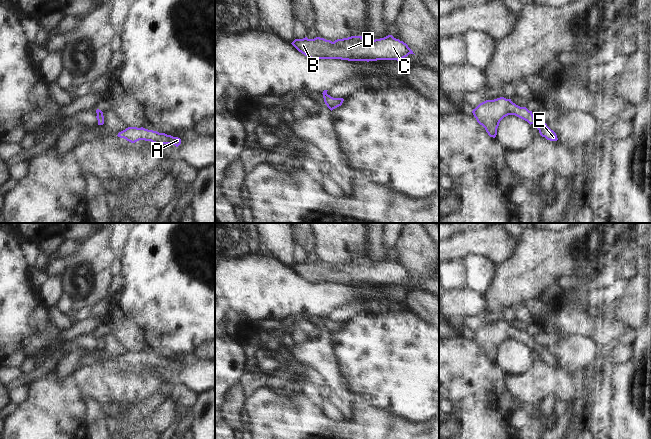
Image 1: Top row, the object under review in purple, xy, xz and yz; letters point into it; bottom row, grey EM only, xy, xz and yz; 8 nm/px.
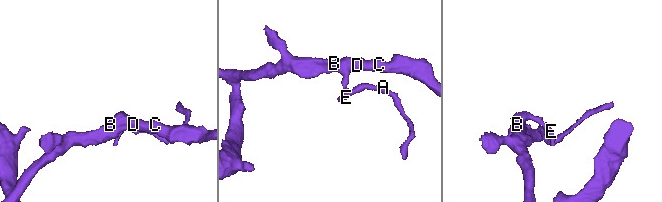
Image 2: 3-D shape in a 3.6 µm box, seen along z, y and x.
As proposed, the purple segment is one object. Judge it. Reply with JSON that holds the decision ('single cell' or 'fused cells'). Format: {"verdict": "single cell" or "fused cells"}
{"verdict": "single cell"}

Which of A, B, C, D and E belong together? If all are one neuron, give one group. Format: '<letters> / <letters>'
A B C D E

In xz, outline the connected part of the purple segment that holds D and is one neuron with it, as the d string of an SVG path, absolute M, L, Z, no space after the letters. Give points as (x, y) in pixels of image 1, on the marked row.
M388 35L384 38L367 40L362 36L351 36L337 39L334 42L324 38L295 39L291 43L299 52L311 59L341 59L348 61L377 61L377 60L403 60L409 54L414 54L406 43Z

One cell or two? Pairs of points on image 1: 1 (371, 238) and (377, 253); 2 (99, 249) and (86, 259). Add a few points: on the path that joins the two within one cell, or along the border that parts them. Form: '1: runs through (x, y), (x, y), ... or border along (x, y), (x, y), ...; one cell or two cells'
1: runs through (373, 242), (374, 249); one cell
2: runs through (96, 252), (89, 259); one cell

